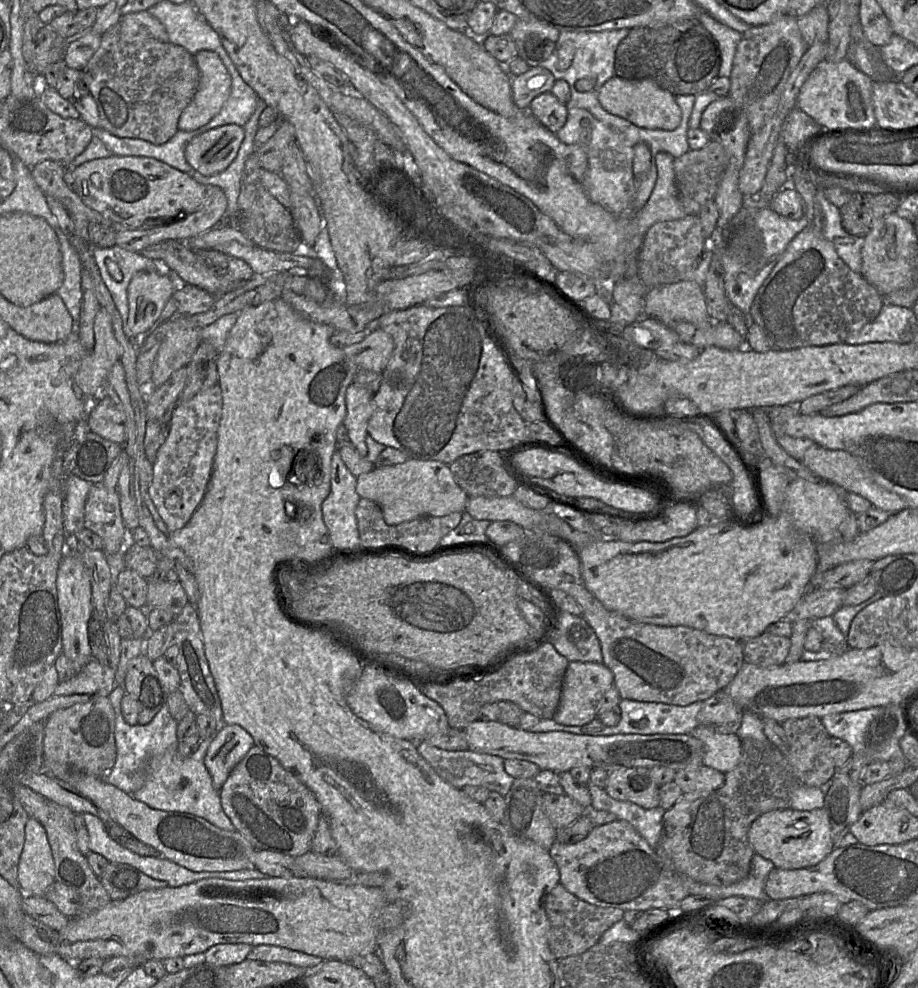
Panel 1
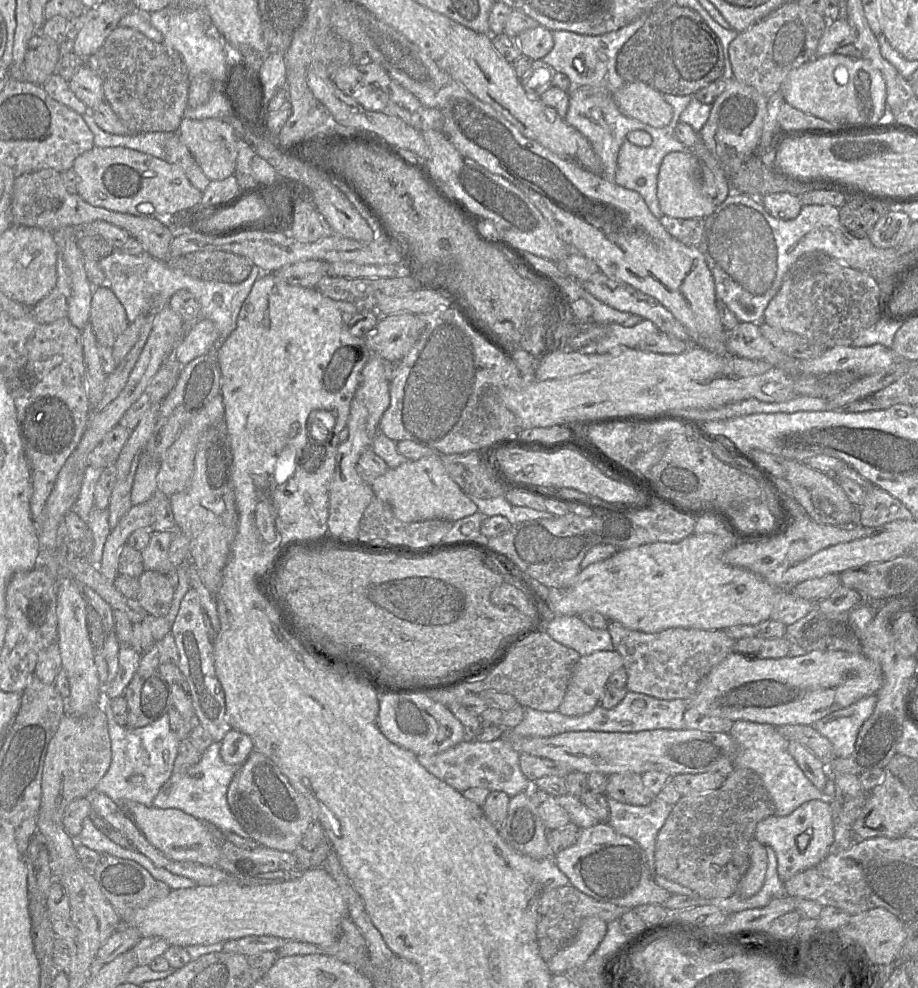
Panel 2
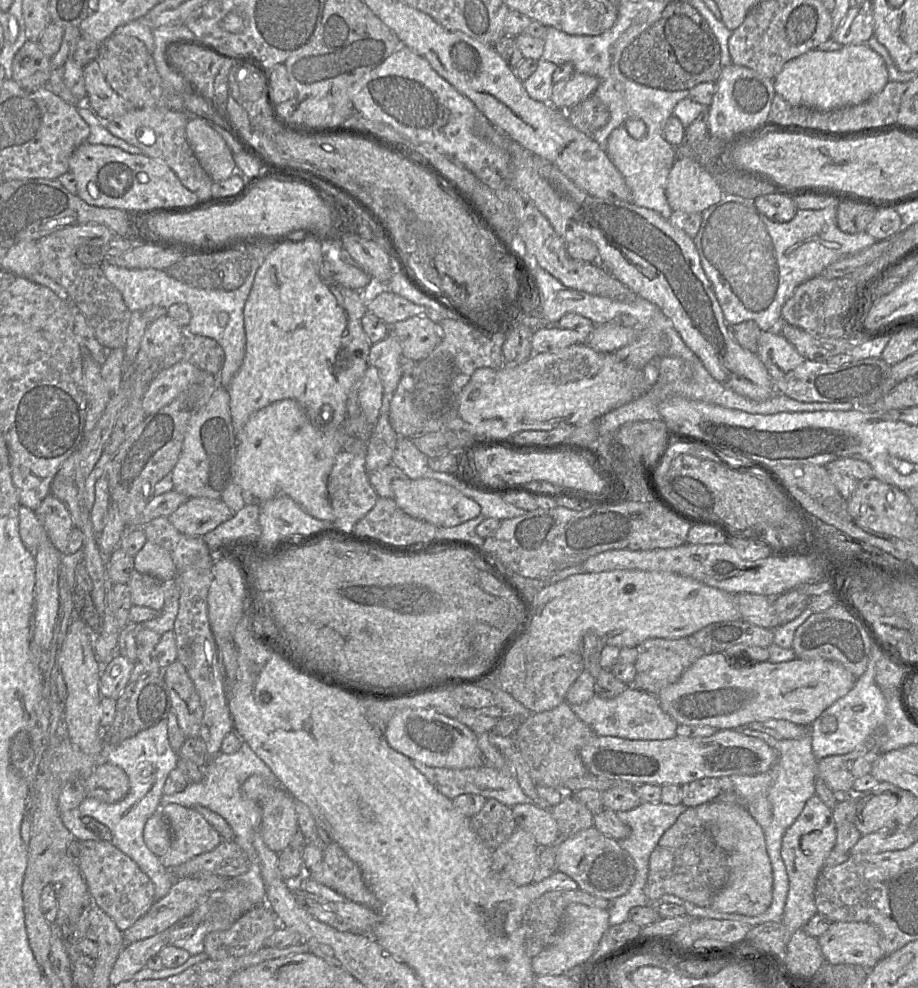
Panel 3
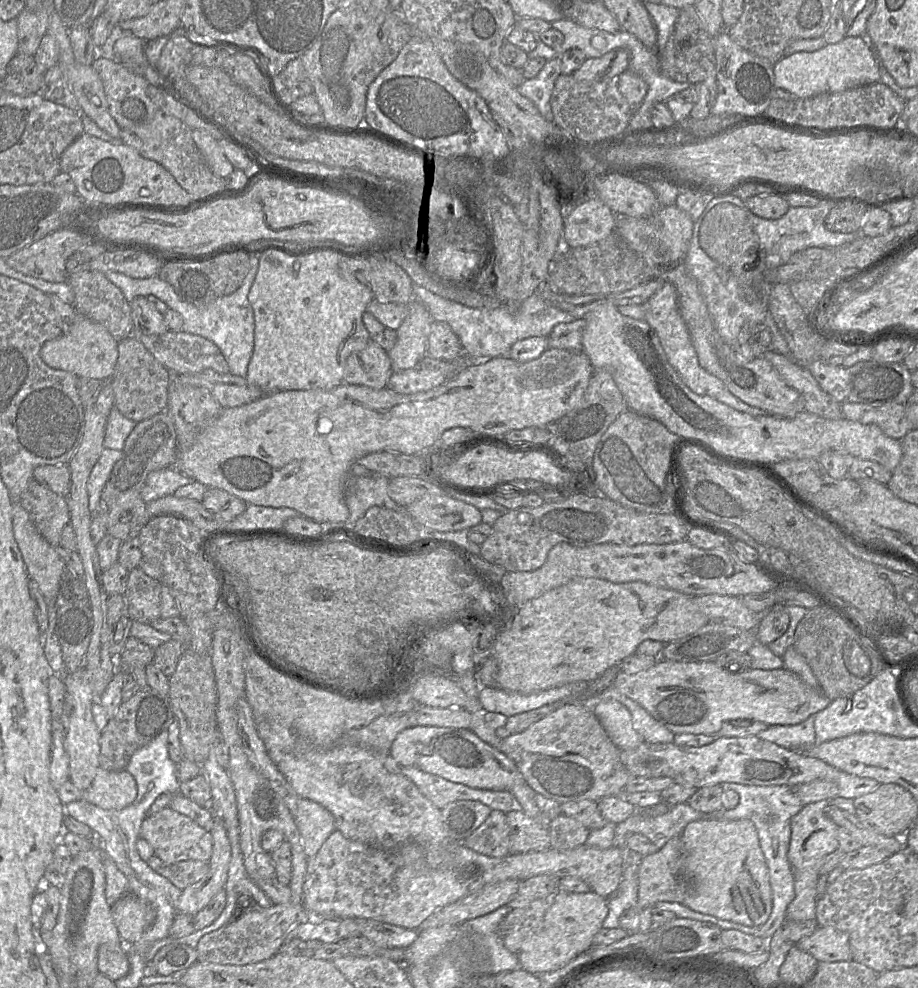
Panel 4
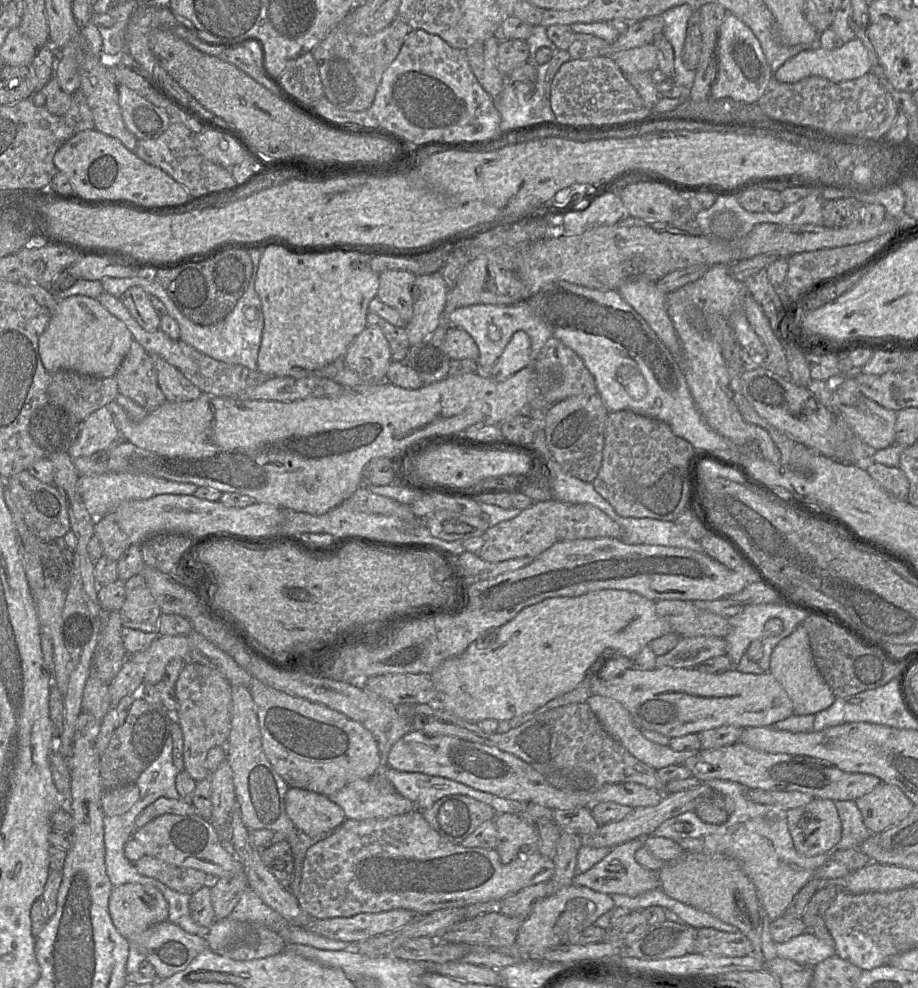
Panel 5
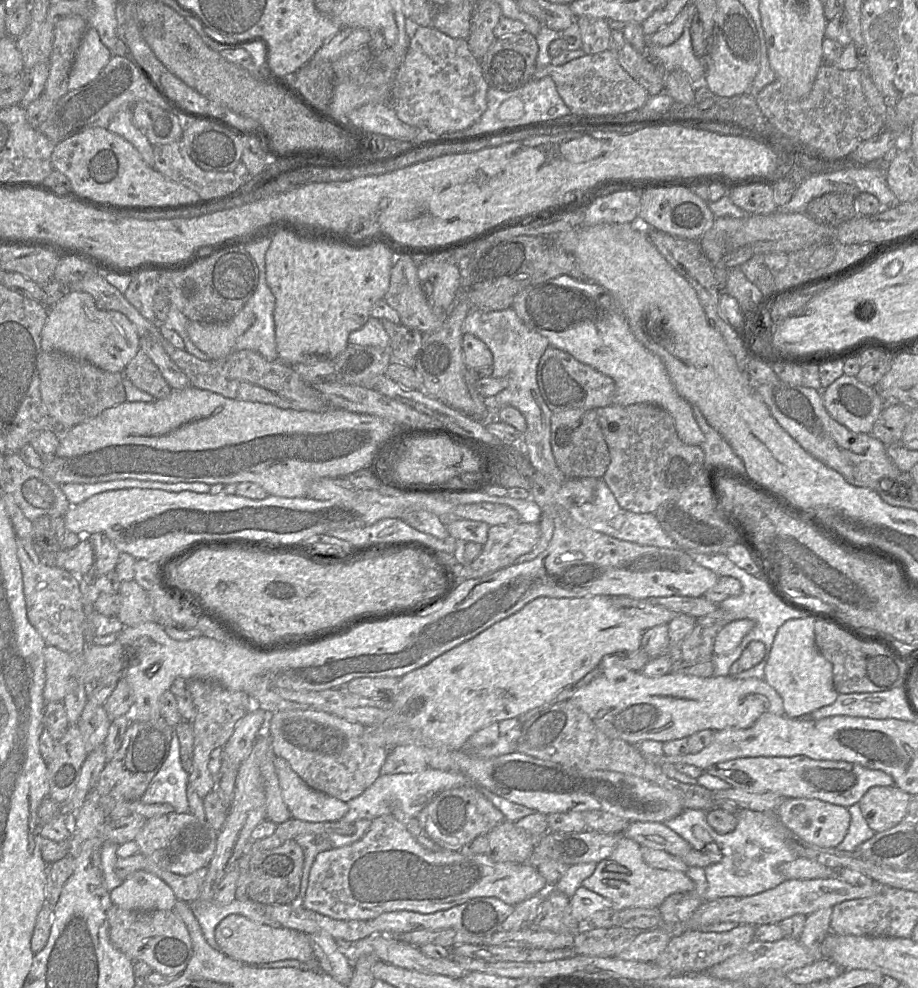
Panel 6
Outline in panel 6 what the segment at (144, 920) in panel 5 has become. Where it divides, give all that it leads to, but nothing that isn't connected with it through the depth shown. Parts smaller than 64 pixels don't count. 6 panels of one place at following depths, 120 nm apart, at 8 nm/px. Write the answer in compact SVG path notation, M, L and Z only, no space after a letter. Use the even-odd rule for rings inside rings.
M138 871L110 892L113 905L125 910L172 910L177 898L172 889L156 875Z

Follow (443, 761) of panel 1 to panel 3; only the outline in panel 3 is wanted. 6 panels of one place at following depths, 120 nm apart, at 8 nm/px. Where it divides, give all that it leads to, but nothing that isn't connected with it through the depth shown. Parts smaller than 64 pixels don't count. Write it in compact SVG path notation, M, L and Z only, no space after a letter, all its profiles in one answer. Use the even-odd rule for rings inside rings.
M490 732L489 742L495 746L507 760L507 764L502 769L495 769L485 765L465 769L439 768L427 766L417 760L411 760L412 765L423 774L441 794L451 800L463 794L477 794L486 799L496 799L509 807L530 802L531 799L522 790L517 779L517 774L511 764L511 755L515 751L513 737L500 737Z

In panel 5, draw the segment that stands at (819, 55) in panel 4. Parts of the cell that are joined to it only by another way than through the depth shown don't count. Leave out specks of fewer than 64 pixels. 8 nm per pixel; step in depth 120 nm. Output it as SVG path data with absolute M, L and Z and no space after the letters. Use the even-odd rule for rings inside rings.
M854 38L839 48L826 50L821 47L804 50L785 61L773 73L773 77L783 83L795 83L809 76L820 76L833 82L848 81L859 78L871 71L868 53L863 43Z

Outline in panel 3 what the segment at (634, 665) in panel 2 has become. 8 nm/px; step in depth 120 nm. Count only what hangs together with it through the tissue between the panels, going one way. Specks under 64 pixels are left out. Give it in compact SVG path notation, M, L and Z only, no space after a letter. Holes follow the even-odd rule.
M650 638L637 648L638 657L634 663L636 676L632 686L655 696L665 687L678 681L694 662L705 655L701 648L692 645L687 638Z

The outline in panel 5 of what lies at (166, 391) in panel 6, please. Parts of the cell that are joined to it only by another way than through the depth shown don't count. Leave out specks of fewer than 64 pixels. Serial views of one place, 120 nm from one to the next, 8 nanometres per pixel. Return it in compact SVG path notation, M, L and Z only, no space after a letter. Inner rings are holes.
M136 340L132 341L114 377L119 394L130 398L147 412L154 411L166 401L151 356Z

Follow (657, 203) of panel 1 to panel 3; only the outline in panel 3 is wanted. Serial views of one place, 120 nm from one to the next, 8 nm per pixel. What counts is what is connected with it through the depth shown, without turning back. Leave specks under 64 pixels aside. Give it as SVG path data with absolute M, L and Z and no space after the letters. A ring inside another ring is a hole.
M691 155L680 156L672 166L665 189L667 202L673 211L680 210L686 213L702 214L707 208L718 203L723 192L717 177L711 176Z

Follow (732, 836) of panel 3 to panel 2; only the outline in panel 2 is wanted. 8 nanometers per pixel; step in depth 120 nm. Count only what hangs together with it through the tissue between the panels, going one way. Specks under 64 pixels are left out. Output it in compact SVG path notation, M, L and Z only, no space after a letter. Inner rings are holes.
M752 838L750 841L750 865L734 894L738 894L742 898L750 898L755 895L764 884L766 871L766 847L755 838Z

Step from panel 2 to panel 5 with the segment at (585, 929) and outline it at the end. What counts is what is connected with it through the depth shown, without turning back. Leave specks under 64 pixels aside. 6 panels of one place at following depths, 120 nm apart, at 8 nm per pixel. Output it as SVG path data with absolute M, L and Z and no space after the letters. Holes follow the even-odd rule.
M571 884L556 889L533 907L518 930L515 945L519 950L520 961L543 961L548 951L569 944L570 939L592 926L600 916L615 907L610 895L585 886Z

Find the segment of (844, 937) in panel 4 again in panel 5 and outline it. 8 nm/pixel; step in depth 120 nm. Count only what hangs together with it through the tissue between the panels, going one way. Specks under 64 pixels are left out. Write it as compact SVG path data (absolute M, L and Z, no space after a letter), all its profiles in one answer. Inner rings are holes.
M804 932L784 943L776 943L776 956L787 958L804 966L814 967L836 955L835 946L829 946L811 932Z

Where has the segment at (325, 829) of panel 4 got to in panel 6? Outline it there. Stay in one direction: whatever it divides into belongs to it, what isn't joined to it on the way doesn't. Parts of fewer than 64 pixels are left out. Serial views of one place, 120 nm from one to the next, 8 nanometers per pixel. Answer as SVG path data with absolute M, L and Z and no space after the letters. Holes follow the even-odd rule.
M275 756L274 766L283 801L292 818L306 822L331 822L347 813L346 802L310 788L285 759Z

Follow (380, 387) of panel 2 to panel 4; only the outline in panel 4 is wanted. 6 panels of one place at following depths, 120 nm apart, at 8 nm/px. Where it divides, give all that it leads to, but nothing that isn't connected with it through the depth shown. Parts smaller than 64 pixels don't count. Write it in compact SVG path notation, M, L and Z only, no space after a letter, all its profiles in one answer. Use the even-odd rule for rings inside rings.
M412 299L408 304L409 313L400 327L396 329L397 341L392 349L387 351L393 371L404 371L416 367L427 354L430 327L434 321L427 308L420 302Z

